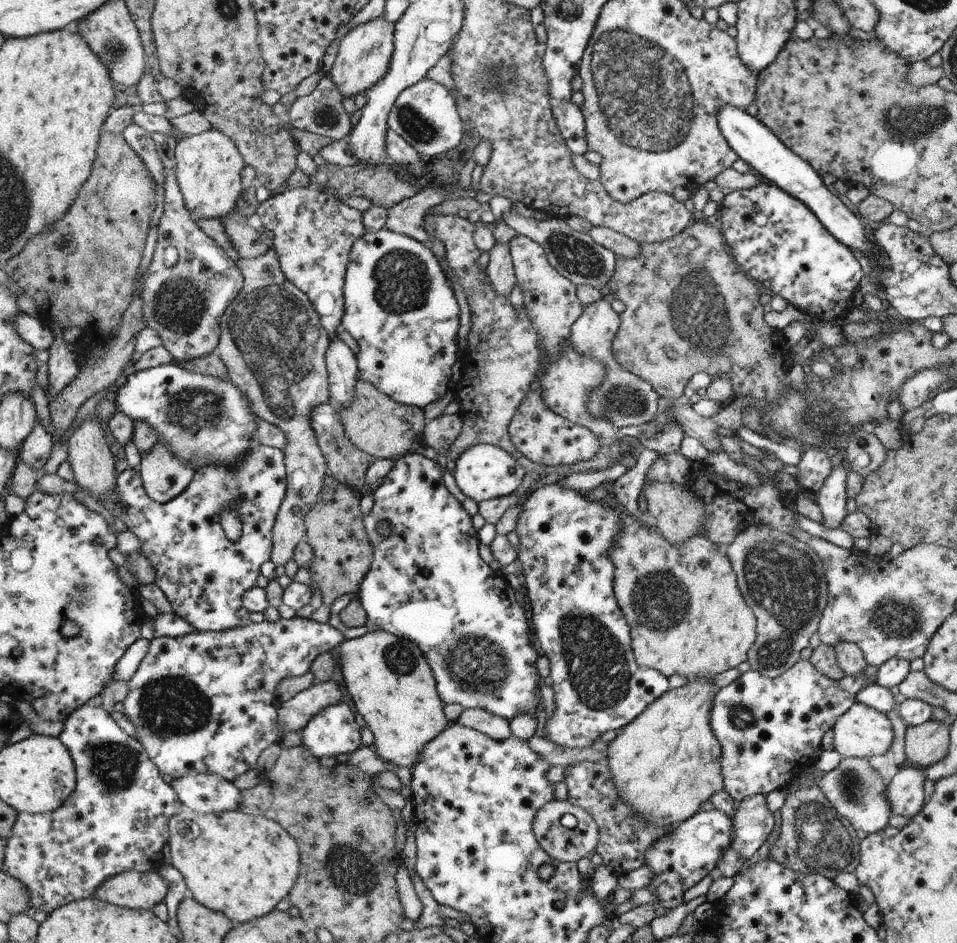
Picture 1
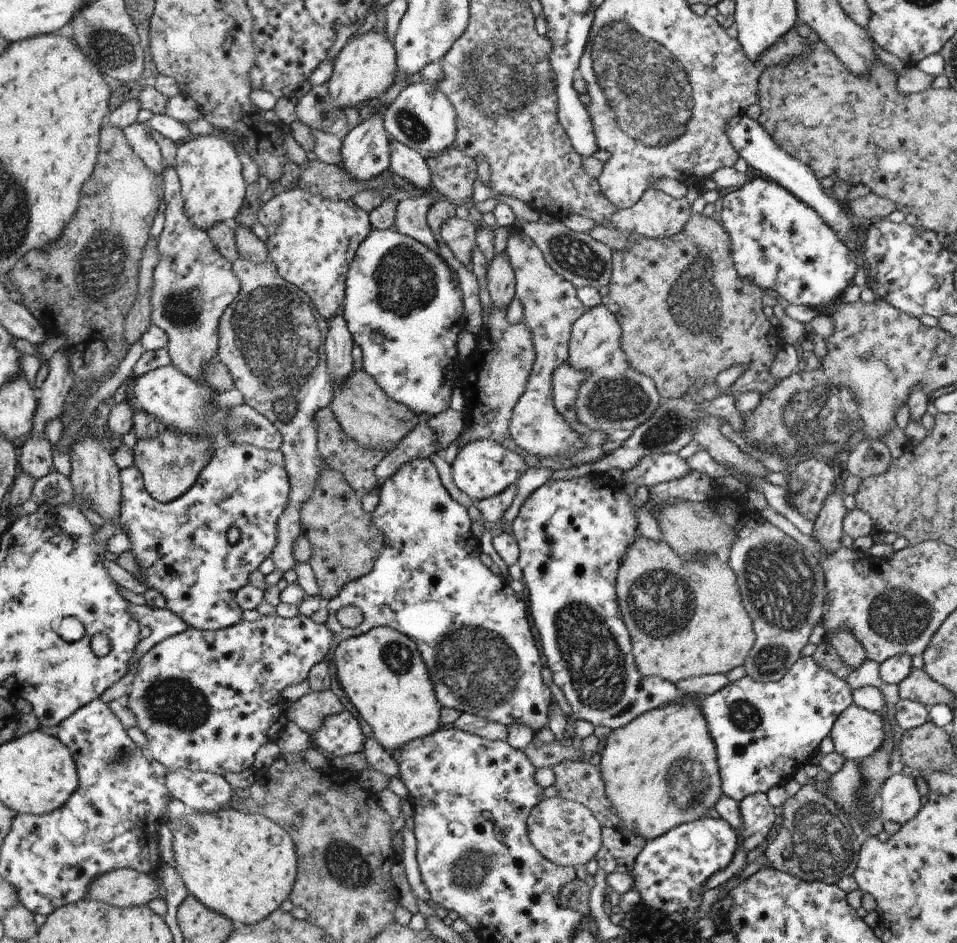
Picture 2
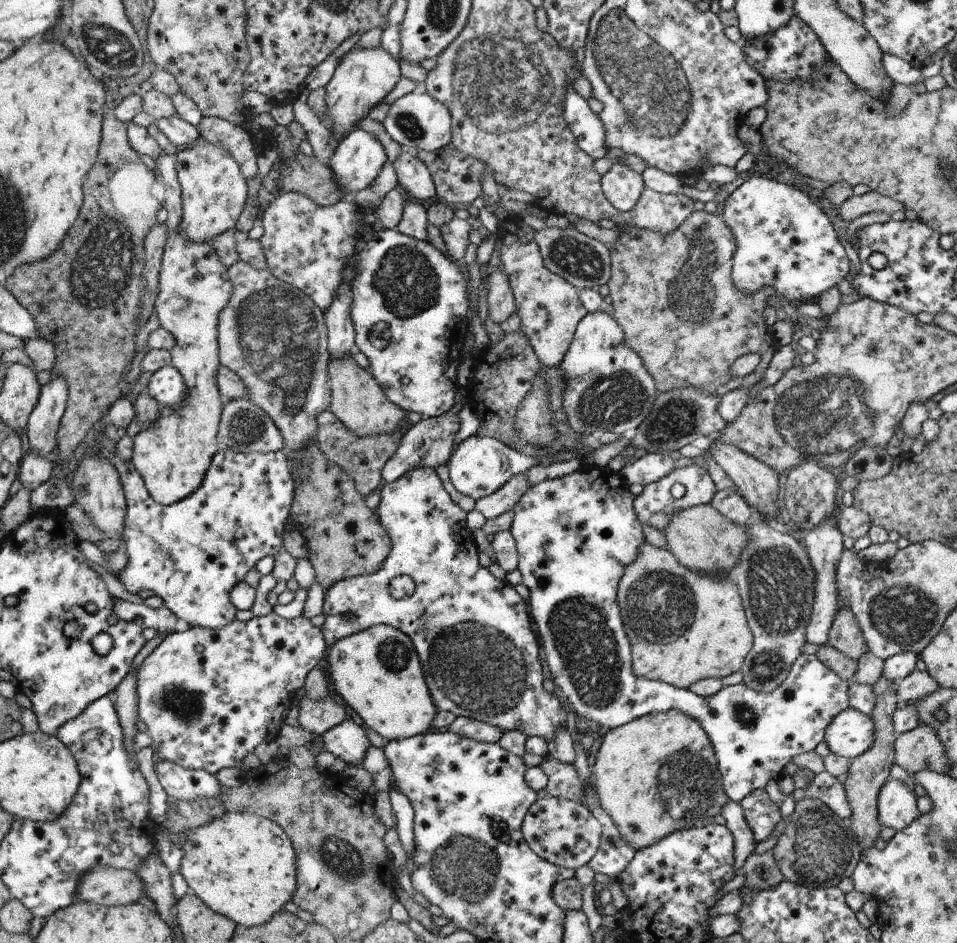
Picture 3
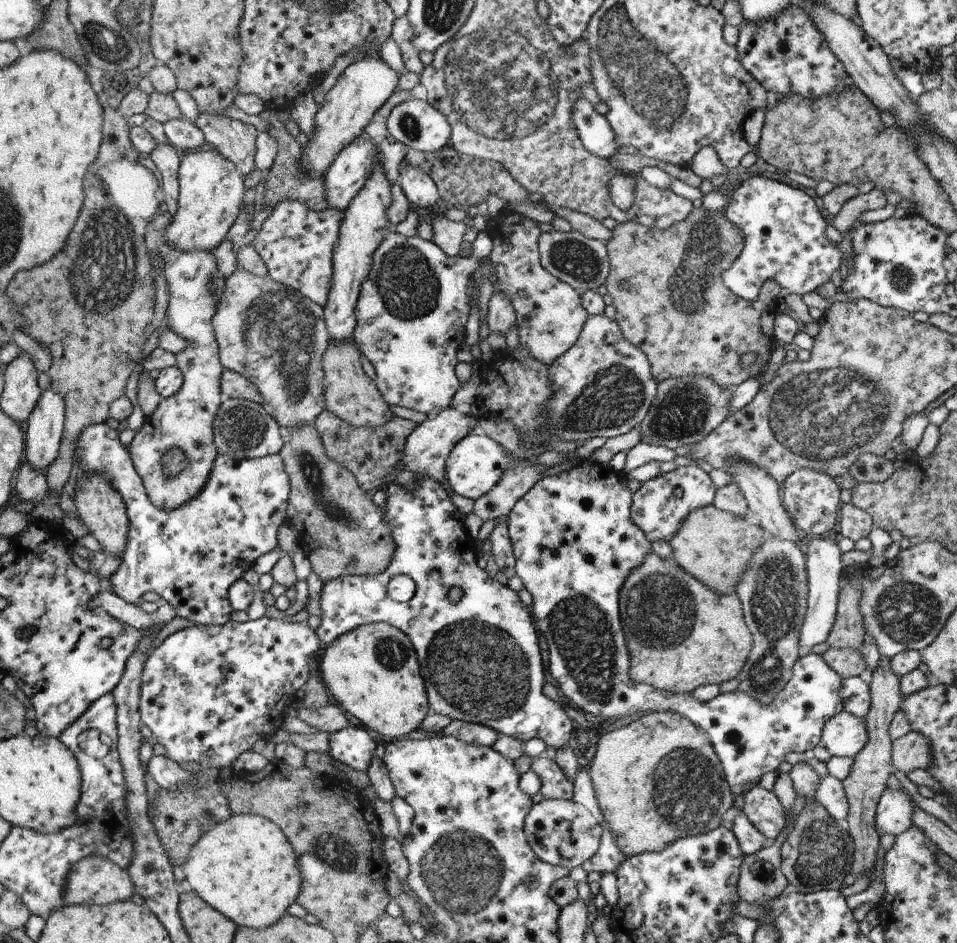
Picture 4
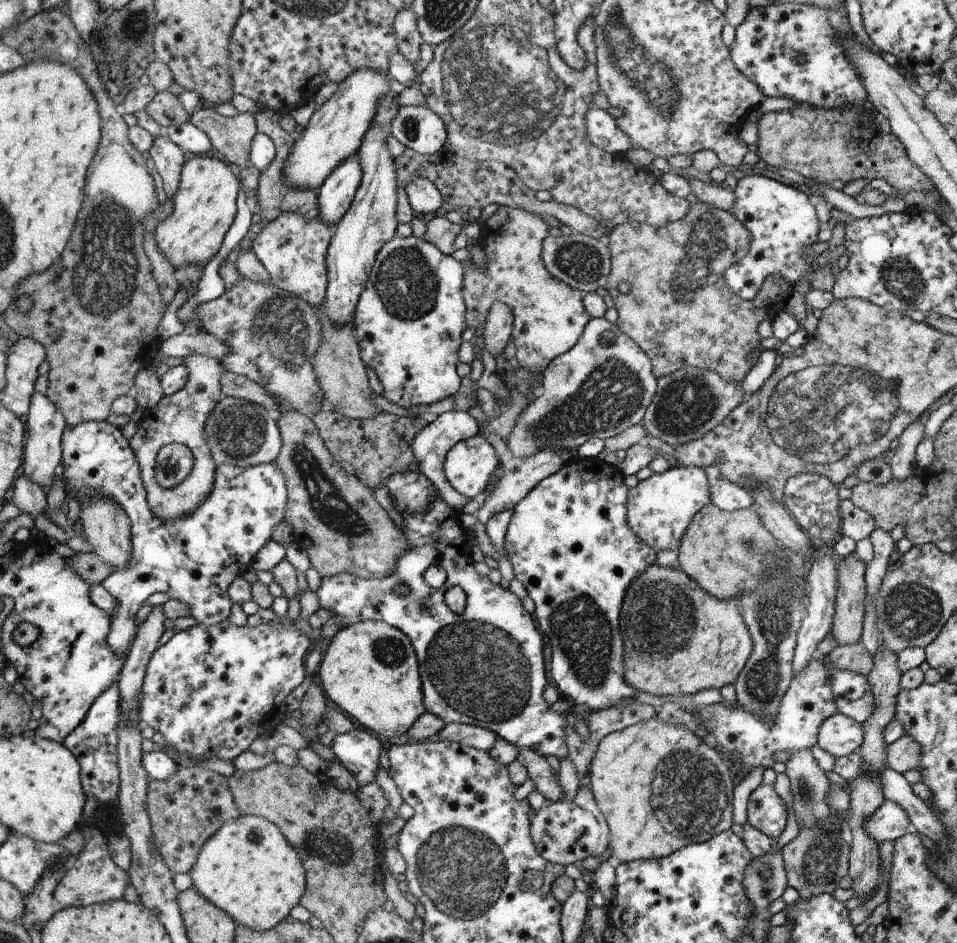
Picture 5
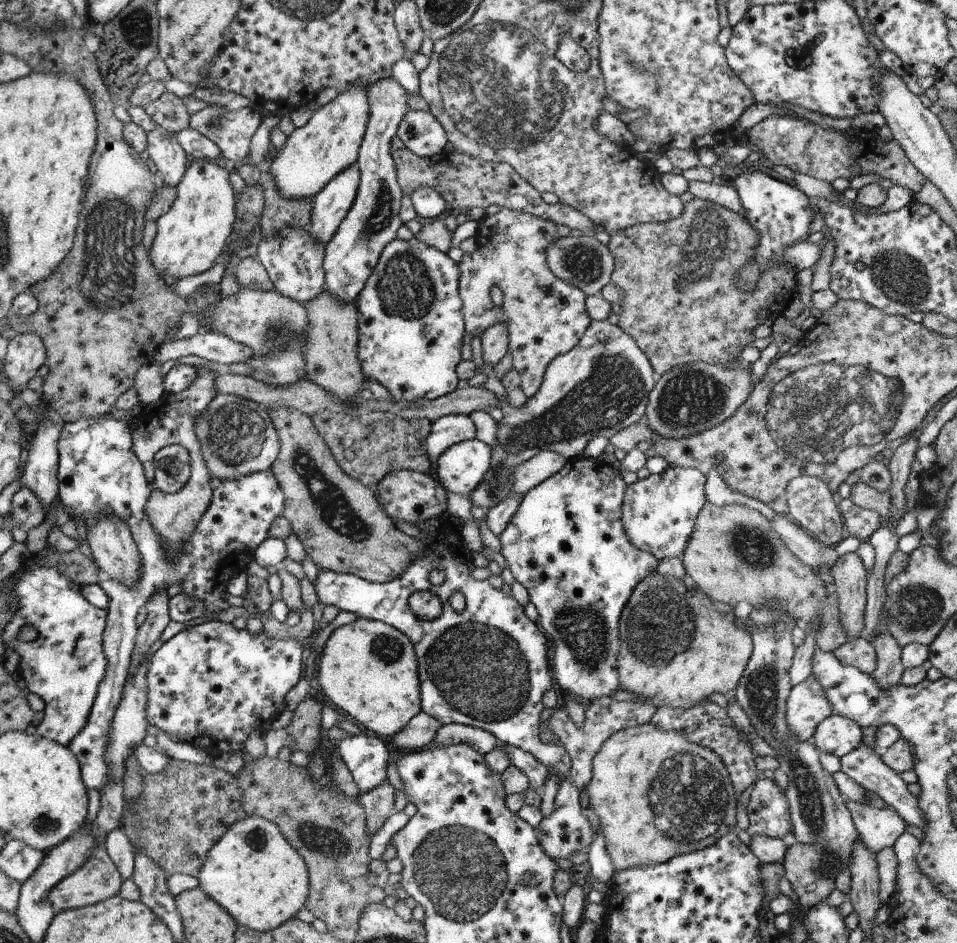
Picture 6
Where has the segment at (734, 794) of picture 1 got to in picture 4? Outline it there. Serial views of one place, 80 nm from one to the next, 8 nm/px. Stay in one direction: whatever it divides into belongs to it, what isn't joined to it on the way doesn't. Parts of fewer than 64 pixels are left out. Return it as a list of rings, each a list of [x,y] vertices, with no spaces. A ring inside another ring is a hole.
[[[584,459],[569,470],[542,477],[521,499],[518,499],[518,502],[512,507],[509,516],[506,518],[509,537],[513,544],[513,553],[515,556],[515,574],[520,577],[524,588],[532,595],[532,616],[535,616],[536,626],[545,638],[546,662],[548,663],[550,679],[559,689],[560,695],[570,705],[576,709],[582,709],[586,714],[598,715],[602,720],[623,719],[623,716],[635,715],[636,713],[645,714],[646,711],[673,711],[688,719],[692,724],[696,722],[696,726],[704,728],[701,730],[706,730],[708,732],[707,735],[712,736],[712,744],[716,744],[716,753],[722,761],[723,771],[726,773],[727,783],[731,787],[731,792],[735,793],[736,796],[742,794],[742,792],[746,793],[748,792],[746,790],[748,784],[758,785],[763,774],[772,772],[772,770],[777,772],[778,766],[782,764],[784,756],[788,752],[806,752],[806,750],[816,748],[816,746],[821,744],[823,726],[827,723],[827,720],[830,720],[832,716],[836,716],[836,713],[843,710],[844,703],[839,695],[842,678],[826,664],[822,655],[810,652],[810,654],[802,656],[795,663],[794,674],[791,676],[790,682],[788,682],[787,686],[783,688],[783,691],[769,705],[764,705],[748,693],[743,693],[738,690],[733,693],[720,693],[712,700],[702,703],[692,698],[690,693],[668,693],[662,689],[655,689],[652,685],[633,681],[630,675],[631,659],[630,652],[627,648],[627,637],[625,636],[623,624],[621,623],[619,596],[622,594],[623,584],[626,582],[628,575],[644,562],[644,559],[653,552],[653,548],[651,545],[652,542],[648,540],[645,532],[632,520],[631,508],[633,506],[634,494],[628,489],[627,479],[624,472],[614,471],[608,464],[595,463],[592,460]]]

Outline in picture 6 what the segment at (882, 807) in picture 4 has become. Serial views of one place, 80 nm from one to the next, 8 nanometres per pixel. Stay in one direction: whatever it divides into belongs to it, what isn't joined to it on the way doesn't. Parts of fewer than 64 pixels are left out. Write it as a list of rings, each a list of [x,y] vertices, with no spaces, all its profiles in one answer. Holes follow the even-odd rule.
[[[858,804],[852,810],[859,841],[875,855],[883,848],[893,847],[906,830],[905,820],[893,807],[876,808],[874,805]]]

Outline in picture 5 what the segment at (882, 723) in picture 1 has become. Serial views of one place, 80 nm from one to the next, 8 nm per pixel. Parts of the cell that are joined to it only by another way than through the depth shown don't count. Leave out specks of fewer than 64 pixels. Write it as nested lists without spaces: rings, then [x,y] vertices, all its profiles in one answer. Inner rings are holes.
[[[834,713],[819,728],[817,745],[832,756],[851,755],[863,743],[863,726],[842,713]]]

